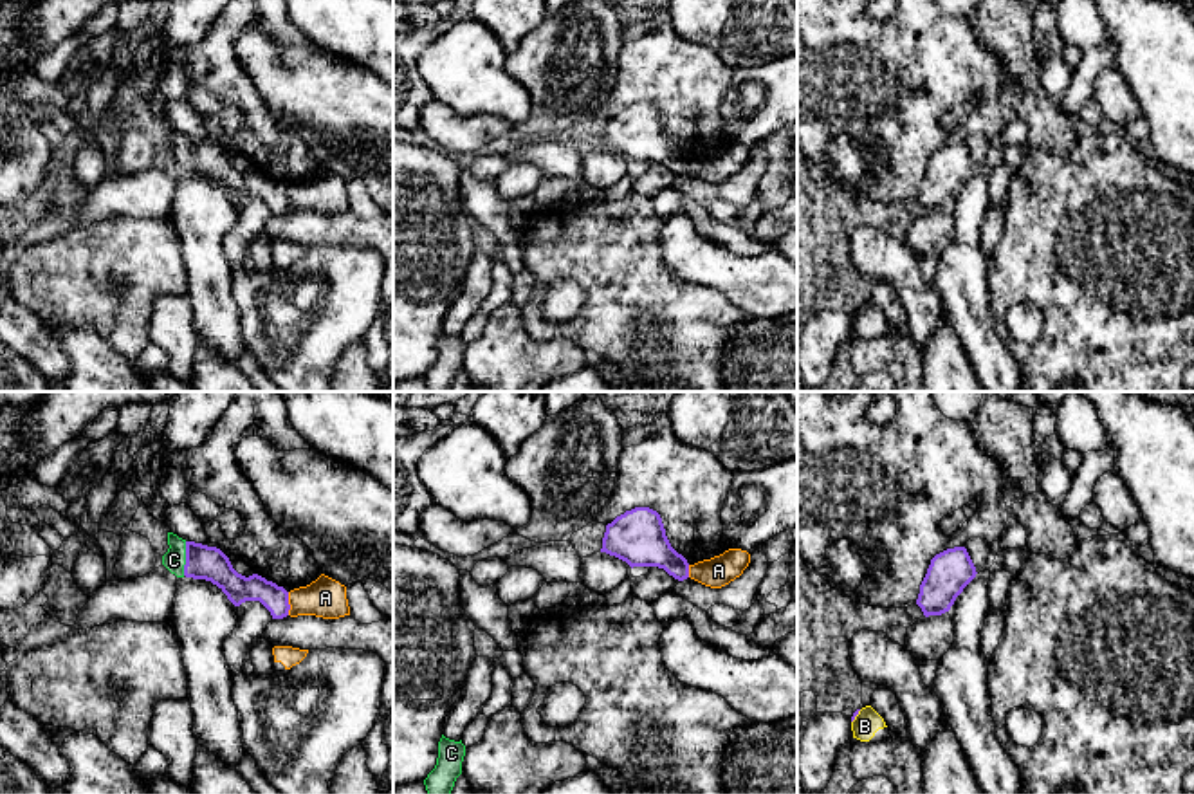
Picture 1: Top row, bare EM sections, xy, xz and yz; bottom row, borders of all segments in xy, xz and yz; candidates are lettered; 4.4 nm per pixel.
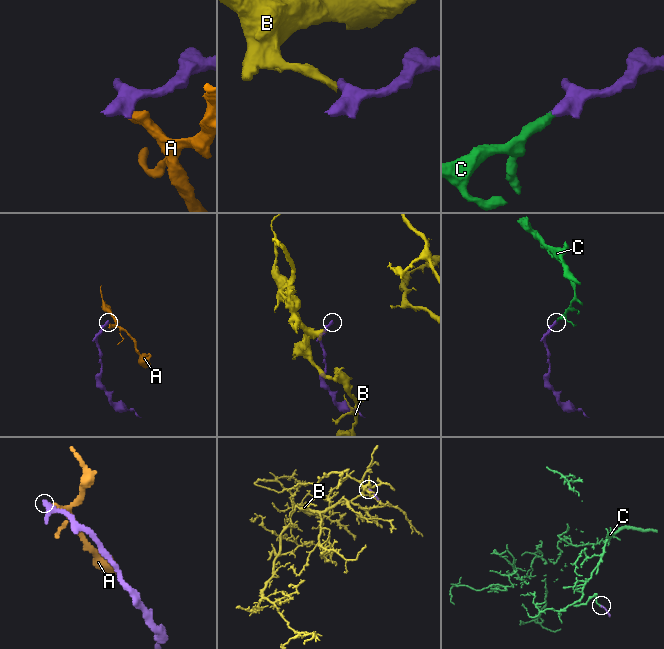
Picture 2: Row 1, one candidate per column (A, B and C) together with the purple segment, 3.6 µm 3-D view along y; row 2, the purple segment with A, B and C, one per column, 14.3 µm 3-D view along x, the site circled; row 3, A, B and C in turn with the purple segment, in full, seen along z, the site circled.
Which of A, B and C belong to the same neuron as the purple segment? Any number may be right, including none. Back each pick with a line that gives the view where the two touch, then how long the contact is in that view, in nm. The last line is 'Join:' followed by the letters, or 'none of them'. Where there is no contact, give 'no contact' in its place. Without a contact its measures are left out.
C: contact in xy; length 150 nm
Join: C

